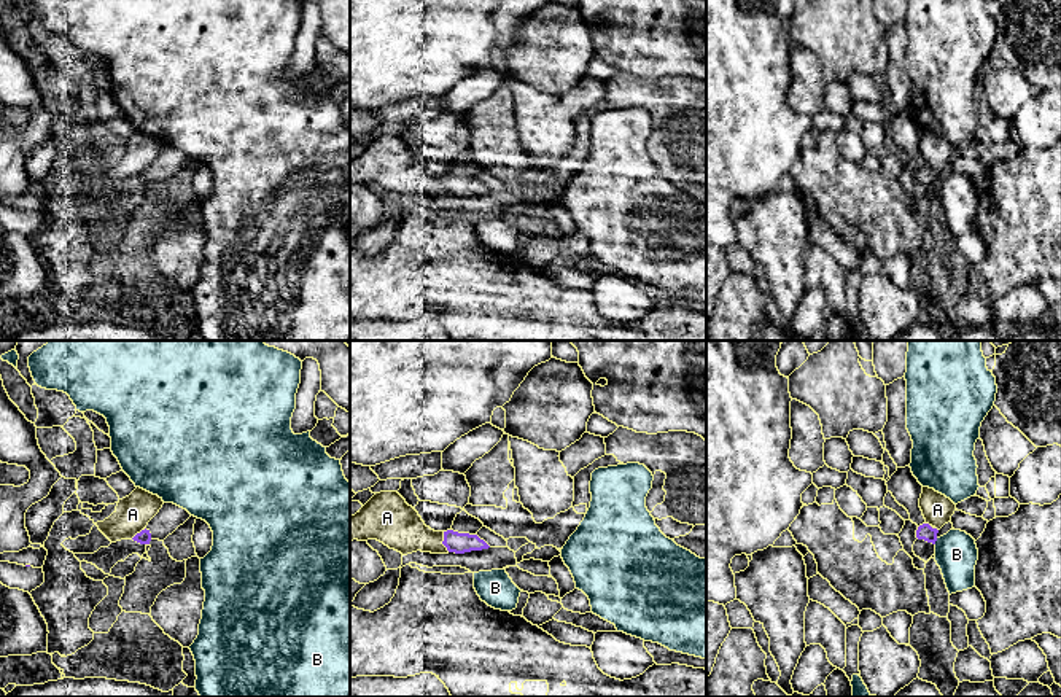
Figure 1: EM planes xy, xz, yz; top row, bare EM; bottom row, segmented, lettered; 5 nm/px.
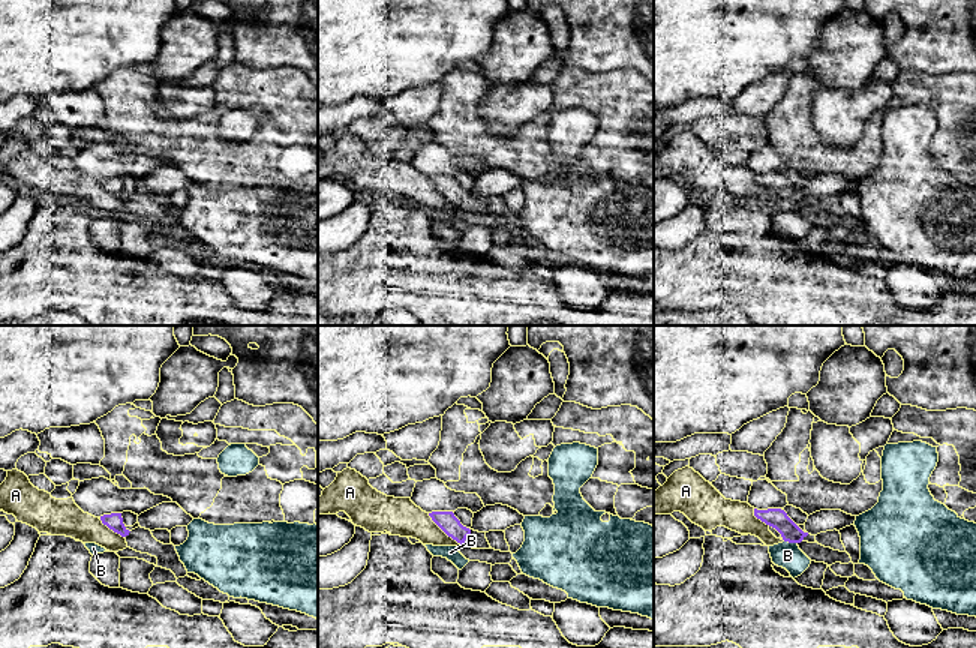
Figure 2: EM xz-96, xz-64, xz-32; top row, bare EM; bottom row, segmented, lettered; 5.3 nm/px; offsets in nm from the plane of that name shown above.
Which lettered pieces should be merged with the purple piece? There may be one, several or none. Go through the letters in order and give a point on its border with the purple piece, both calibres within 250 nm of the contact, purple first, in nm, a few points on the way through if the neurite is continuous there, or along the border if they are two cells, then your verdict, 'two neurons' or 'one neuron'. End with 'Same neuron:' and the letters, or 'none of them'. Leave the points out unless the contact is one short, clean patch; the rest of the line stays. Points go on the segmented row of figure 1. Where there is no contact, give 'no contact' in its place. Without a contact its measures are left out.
A: contact xz (443, 541); calibres 110 and 240 nm; two neurons
B: contact yz (936, 540); calibres 80 and 220 nm; border yz (937, 538), (934, 543); two neurons
Same neuron: none of them

